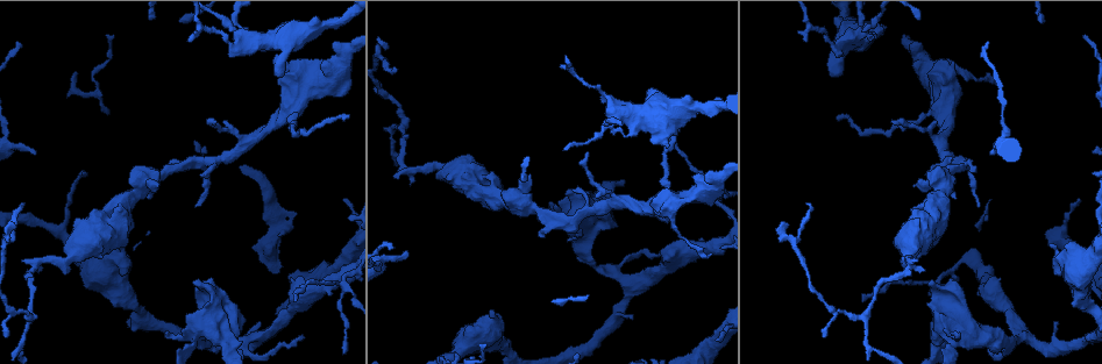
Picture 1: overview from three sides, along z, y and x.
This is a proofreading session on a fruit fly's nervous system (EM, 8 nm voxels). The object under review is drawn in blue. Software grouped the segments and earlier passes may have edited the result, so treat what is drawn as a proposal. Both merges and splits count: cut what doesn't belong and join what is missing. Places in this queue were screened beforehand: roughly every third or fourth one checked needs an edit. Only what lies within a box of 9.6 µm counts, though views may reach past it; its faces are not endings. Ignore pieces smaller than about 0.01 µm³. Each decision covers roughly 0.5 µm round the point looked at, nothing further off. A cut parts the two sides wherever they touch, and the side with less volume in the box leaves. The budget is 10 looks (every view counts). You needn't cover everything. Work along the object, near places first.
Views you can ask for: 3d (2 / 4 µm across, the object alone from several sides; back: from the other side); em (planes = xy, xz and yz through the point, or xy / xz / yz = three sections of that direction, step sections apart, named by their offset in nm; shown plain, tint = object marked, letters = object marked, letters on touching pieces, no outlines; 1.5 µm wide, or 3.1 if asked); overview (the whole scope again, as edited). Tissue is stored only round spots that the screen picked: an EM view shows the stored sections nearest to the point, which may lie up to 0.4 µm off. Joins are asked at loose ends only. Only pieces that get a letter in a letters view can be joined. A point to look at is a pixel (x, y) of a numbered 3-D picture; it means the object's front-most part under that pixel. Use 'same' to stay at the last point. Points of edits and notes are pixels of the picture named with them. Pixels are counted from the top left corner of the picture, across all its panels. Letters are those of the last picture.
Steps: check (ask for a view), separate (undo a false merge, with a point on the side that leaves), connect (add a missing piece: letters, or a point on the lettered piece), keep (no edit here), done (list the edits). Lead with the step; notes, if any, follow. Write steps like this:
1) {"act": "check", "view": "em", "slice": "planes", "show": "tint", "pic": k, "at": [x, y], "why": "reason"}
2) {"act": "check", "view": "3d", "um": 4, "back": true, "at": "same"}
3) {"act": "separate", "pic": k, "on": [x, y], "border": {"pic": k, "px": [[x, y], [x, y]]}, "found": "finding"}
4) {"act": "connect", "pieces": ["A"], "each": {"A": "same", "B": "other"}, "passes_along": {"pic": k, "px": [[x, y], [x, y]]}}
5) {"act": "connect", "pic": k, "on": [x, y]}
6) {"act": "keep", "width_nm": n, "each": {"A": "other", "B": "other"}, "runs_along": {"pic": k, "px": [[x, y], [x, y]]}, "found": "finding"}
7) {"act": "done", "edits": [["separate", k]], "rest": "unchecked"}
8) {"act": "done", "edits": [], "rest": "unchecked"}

{"act": "check", "view": "em", "slice": "planes", "show": "tint", "pic": 1, "at": [21, 204], "why": "an open end"}

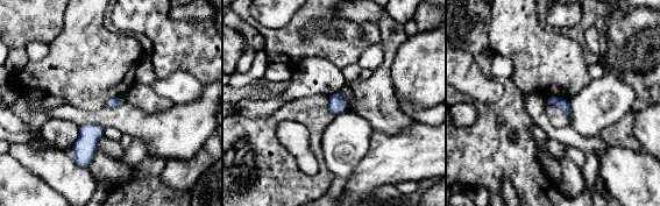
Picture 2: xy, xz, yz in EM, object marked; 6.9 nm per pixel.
{"act": "check", "view": "em", "slice": "planes", "show": "letters", "at": "same", "why": "see the neighbours"}

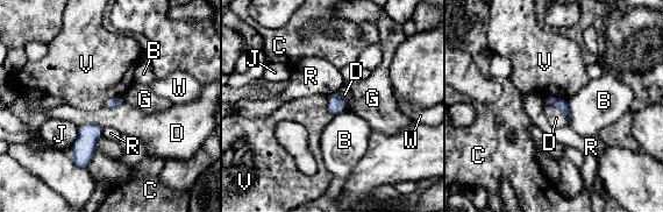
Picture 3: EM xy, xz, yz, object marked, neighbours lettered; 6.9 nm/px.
{"act": "keep", "width_nm": 70, "each": {"B": "other", "C": "other", "D": "other", "G": "other", "J": "other", "R": "other", "V": "other", "W": "other"}, "border": {"pic": 3, "px": [[547, 98], [564, 98], [568, 101]]}, "found": "none of them fits"}

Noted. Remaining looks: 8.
{"act": "check", "view": "3d", "um": 2, "pic": 1, "at": [36, 266], "why": "abrupt turn"}

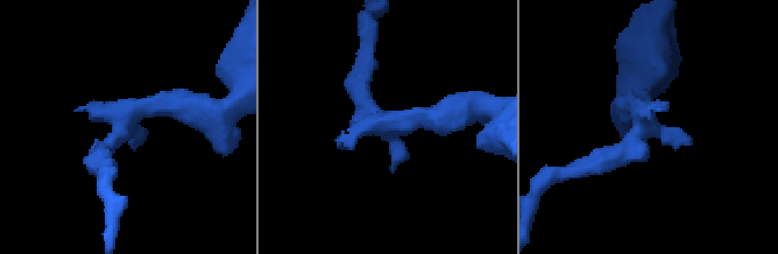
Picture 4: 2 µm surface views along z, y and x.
{"act": "check", "view": "em", "slice": "planes", "show": "tint", "pic": 4, "at": [388, 128], "arm_widths_nm": [160, 260]}

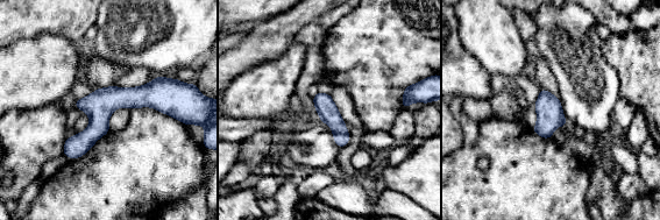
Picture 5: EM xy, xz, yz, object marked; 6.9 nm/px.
{"act": "check", "view": "em", "slice": "planes", "show": "letters", "at": "same", "why": "what lies round it"}

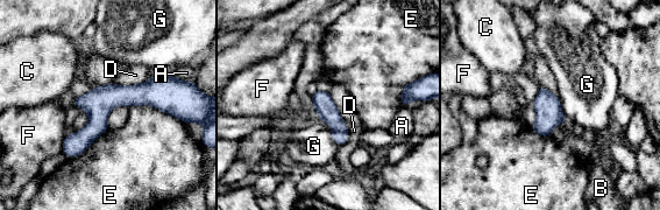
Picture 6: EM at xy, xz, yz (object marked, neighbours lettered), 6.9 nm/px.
{"act": "keep", "longest_contact_nm": ["E", 400], "each": {"A": "other", "B": "other", "C": "other", "D": "other", "E": "other", "F": "other", "G": "other"}, "runs_along": {"pic": 6, "px": [[174, 99], [116, 96], [65, 149]]}, "found": "one neuron here"}

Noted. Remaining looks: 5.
{"act": "check", "view": "3d", "um": 4, "pic": 1, "at": [954, 330], "why": "branch stops here"}

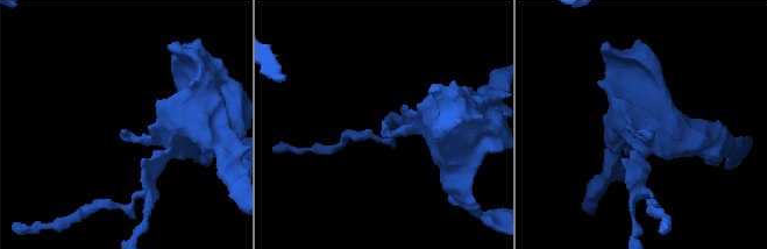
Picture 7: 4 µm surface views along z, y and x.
{"act": "check", "view": "em", "slice": "planes", "show": "letters", "pic": 7, "at": [127, 131], "why": "need the tissue"}

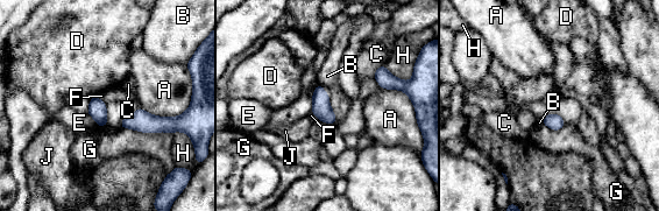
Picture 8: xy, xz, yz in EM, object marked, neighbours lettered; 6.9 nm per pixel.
{"act": "keep", "each": {"A": "other", "B": "other", "C": "other", "D": "other", "E": "other", "F": "other", "G": "other", "H": "other", "J": "other"}, "border": {"pic": 8, "px": [[311, 111], [321, 121]]}, "found": "none of them fits"}

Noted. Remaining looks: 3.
{"act": "check", "view": "3d", "um": 4, "pic": 1, "at": [865, 317], "why": "three-way junction"}

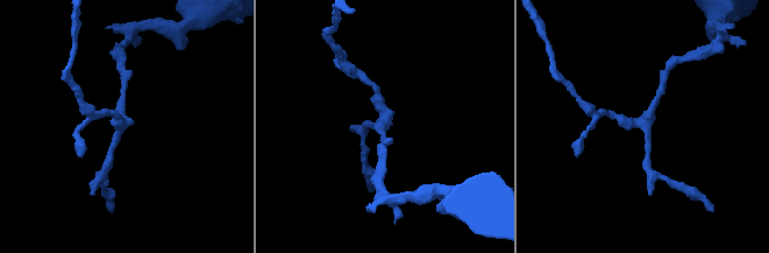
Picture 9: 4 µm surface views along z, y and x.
{"act": "check", "view": "em", "slice": "yz", "step": 8, "show": "tint", "pic": 9, "at": [127, 123], "arms": 3}

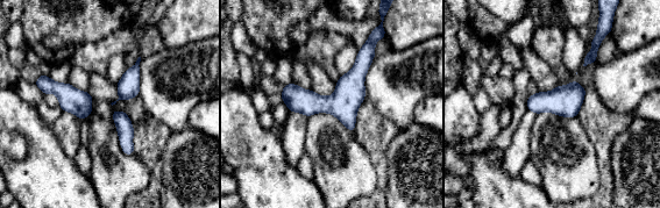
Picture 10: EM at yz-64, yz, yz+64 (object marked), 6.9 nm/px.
{"act": "check", "view": "em", "slice": "planes", "show": "letters", "at": "same", "why": "cut it another way"}

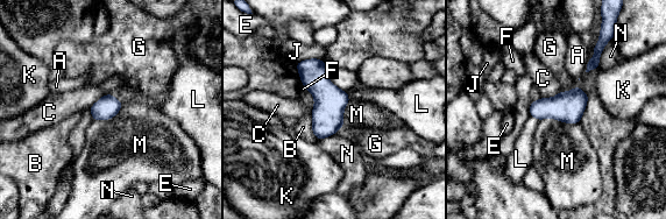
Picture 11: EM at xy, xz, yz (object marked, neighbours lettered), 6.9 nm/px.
{"act": "keep", "each": {"A": "other", "B": "other", "C": "other", "E": "other", "F": "other", "G": "other", "J": "other", "K": "other", "L": "other", "M": "other", "N": "other"}, "border": {"pic": 11, "px": [[539, 119], [554, 118], [579, 122]]}, "found": "one neuron here"}

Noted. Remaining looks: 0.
{"act": "done", "edits": [], "rest": "unchecked"}

